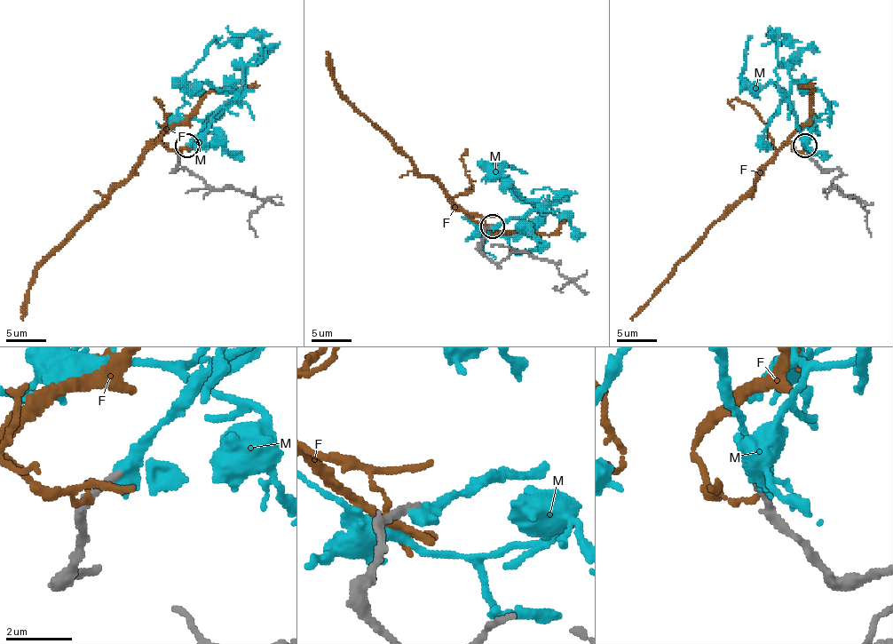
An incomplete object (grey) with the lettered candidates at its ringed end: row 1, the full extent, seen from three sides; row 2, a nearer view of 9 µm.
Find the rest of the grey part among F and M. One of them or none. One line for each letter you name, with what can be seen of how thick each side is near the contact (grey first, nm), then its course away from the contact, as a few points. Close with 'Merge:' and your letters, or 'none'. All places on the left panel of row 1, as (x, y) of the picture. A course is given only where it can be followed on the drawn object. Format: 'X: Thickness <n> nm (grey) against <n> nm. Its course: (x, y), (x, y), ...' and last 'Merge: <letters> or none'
M: Thickness 240 nm (grey) against 600 nm. Its course: (185, 147), (241, 89), (240, 83), (227, 83), (222, 89), (235, 93), (203, 119), (241, 161)
Merge: M

